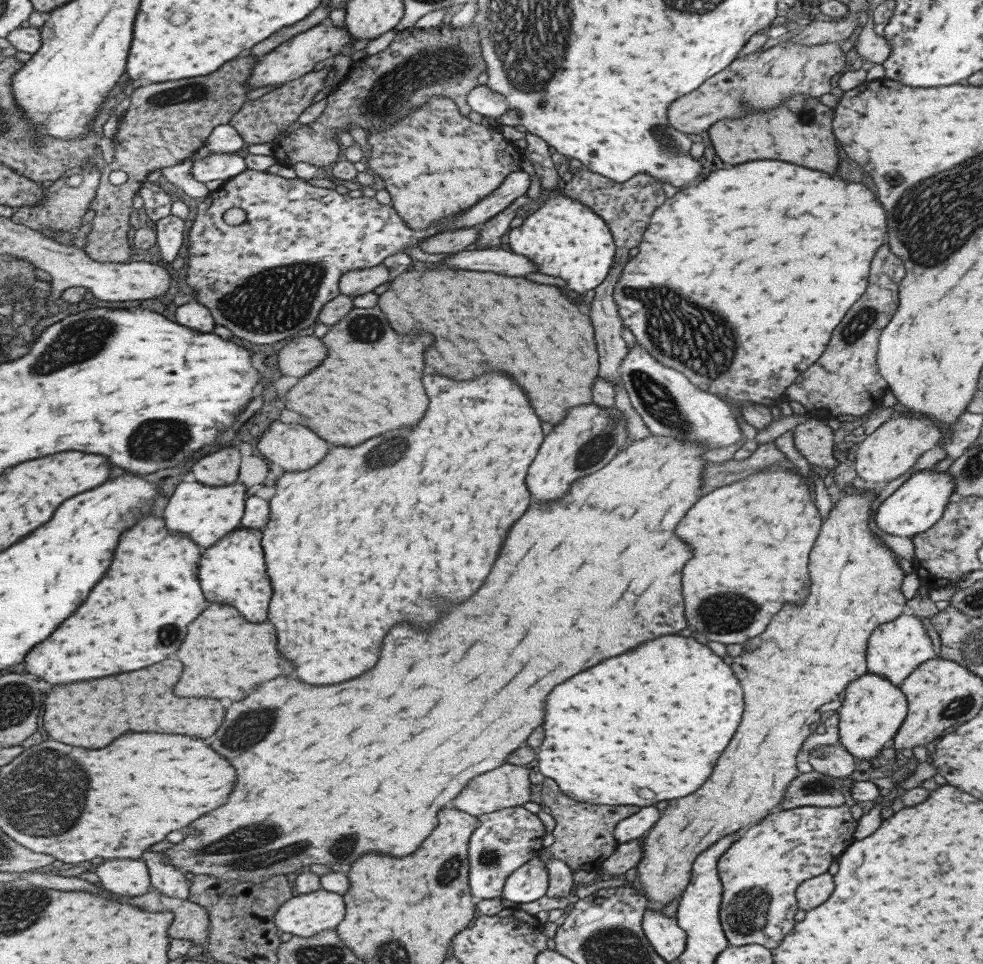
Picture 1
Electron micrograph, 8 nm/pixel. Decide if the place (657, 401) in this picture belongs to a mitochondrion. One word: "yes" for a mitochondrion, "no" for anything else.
yes

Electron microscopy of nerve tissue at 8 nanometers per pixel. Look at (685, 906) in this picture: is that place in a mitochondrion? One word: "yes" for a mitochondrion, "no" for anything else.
no

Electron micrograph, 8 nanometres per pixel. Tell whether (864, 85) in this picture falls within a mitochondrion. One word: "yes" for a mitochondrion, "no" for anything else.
no

